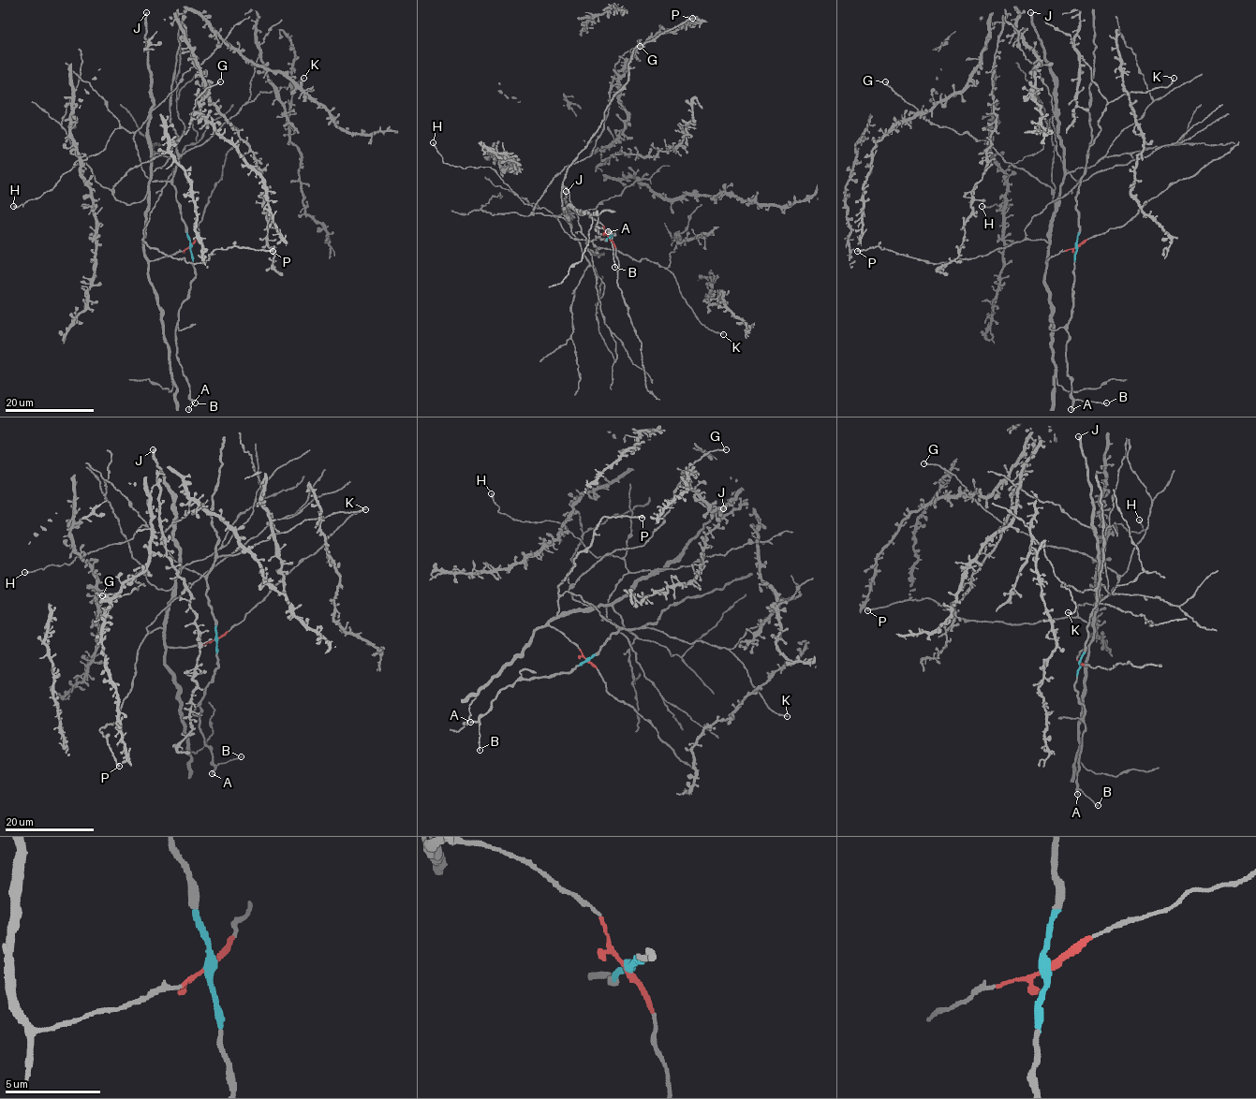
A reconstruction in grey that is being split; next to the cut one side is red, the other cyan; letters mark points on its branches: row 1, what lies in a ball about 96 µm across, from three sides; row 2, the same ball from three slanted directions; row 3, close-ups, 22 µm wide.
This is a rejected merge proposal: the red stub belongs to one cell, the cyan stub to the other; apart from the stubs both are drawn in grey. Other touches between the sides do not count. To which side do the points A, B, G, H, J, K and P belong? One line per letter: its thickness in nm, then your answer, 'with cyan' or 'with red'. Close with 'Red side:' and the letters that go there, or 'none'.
A: calibre 240 nm; with cyan
B: calibre 160 nm; with cyan
G: calibre 170 nm; with red
H: calibre 260 nm; with cyan
J: calibre 400 nm; with red
K: calibre 150 nm; with cyan
P: calibre 320 nm; with red
Red side: G, J, P

